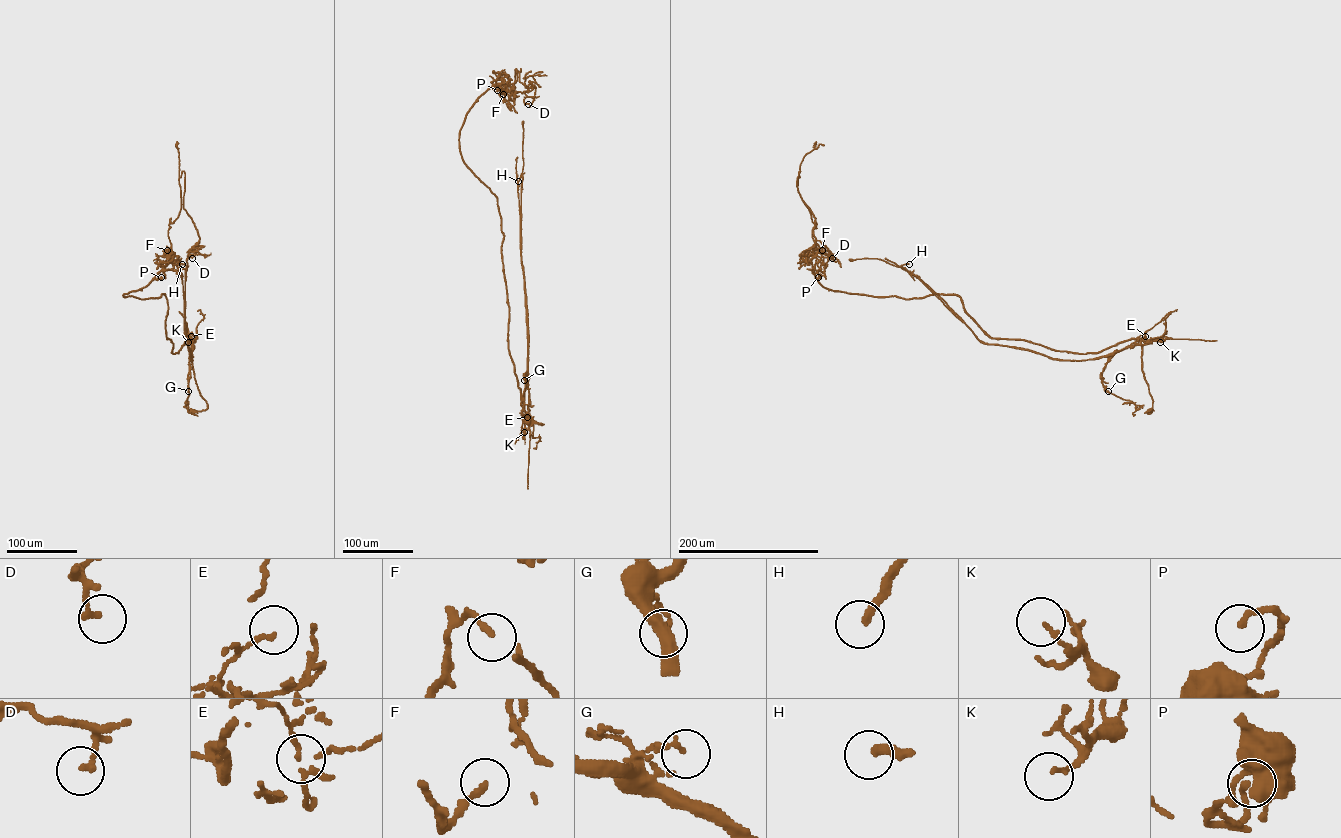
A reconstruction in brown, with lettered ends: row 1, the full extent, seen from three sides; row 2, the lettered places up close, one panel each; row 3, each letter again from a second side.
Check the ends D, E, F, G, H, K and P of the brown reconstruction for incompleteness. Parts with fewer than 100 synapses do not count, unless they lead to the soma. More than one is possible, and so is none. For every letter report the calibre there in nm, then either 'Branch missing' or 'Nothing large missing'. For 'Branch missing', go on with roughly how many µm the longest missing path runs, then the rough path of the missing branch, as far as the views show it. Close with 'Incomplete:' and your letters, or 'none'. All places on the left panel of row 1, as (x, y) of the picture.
D: Thickness 200 nm. Nothing large missing
E: Thickness 140 nm. Nothing large missing
F: Thickness 180 nm. Nothing large missing
G: Thickness 80 nm. Nothing large missing
H: Thickness 280 nm. Nothing large missing
K: Thickness 110 nm. Nothing large missing
P: Thickness 180 nm. Nothing large missing
Incomplete: none

